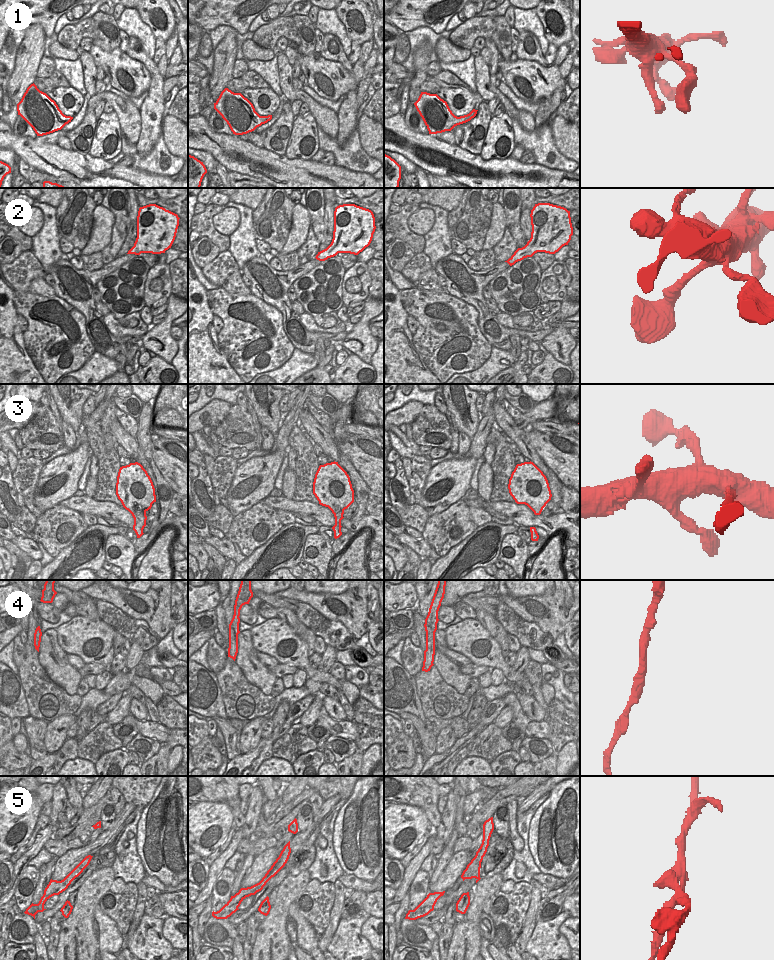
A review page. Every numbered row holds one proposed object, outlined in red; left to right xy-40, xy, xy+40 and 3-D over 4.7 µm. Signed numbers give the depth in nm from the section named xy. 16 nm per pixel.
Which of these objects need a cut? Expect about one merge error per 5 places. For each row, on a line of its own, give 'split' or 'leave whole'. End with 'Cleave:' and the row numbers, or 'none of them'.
1: leave whole
2: leave whole
3: leave whole
4: leave whole
5: split
Cleave: 5

